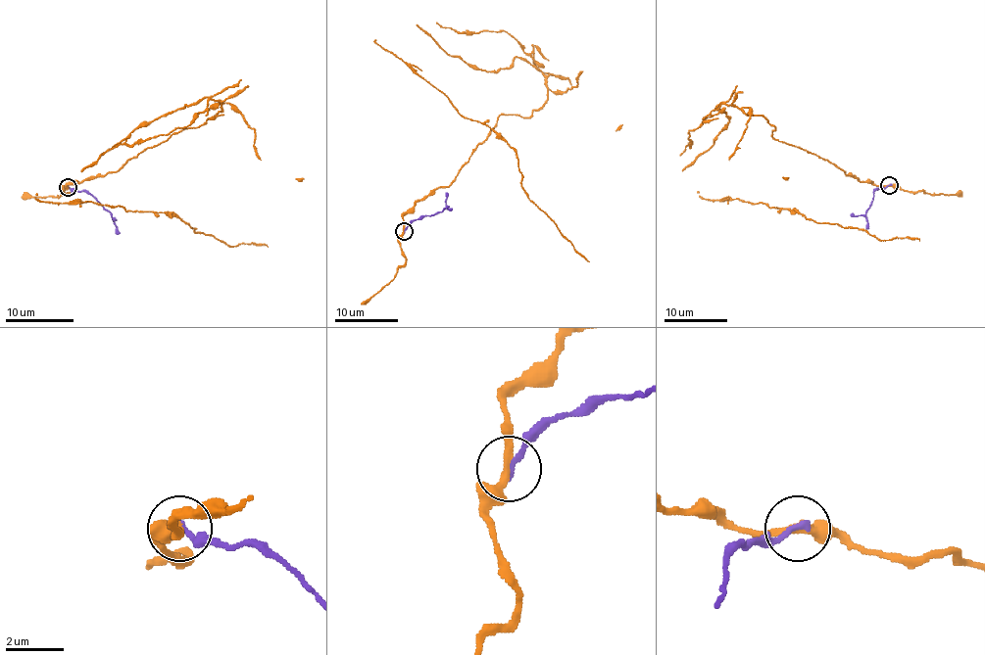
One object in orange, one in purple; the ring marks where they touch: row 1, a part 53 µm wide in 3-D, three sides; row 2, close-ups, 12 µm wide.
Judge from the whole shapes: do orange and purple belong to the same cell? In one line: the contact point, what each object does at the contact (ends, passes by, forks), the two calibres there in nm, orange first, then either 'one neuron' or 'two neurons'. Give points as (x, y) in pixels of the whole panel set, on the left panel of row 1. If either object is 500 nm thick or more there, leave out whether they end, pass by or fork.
place (68, 187); orange passes by; purple ends; calibres 280 and 220 nm; two neurons

